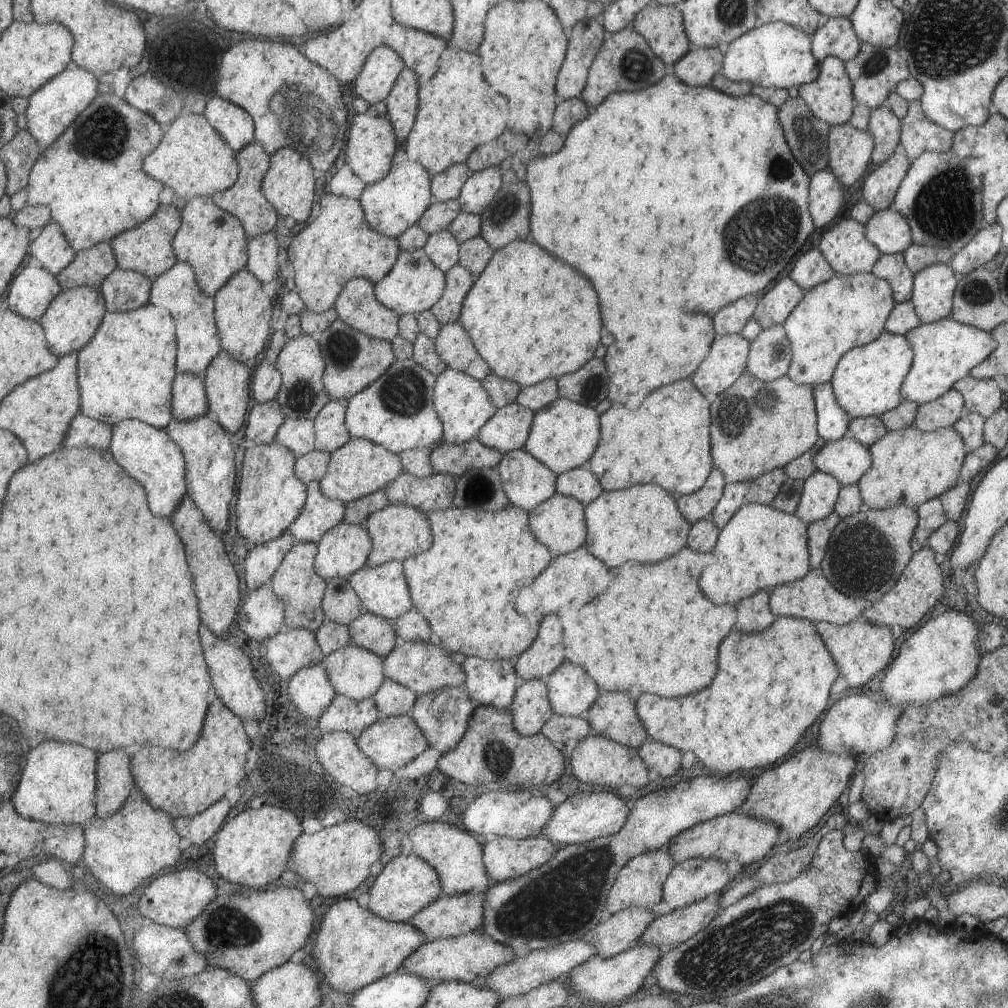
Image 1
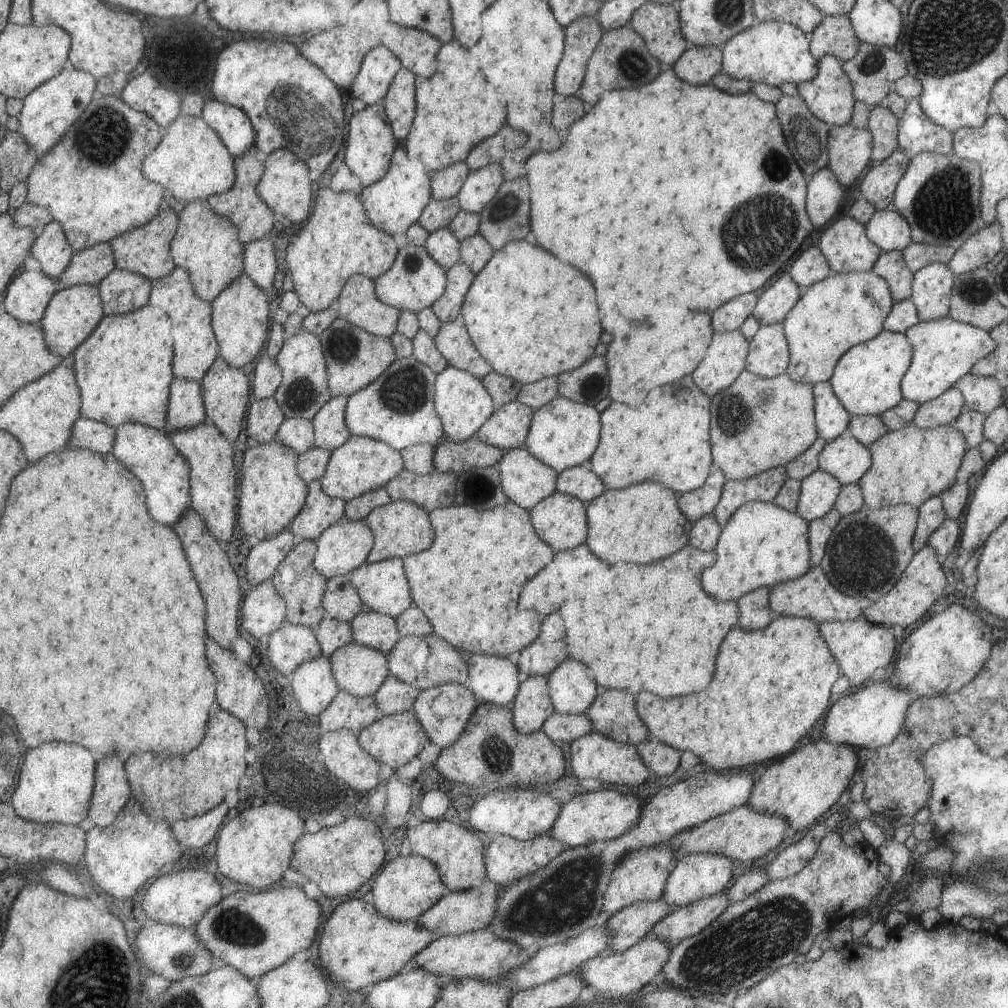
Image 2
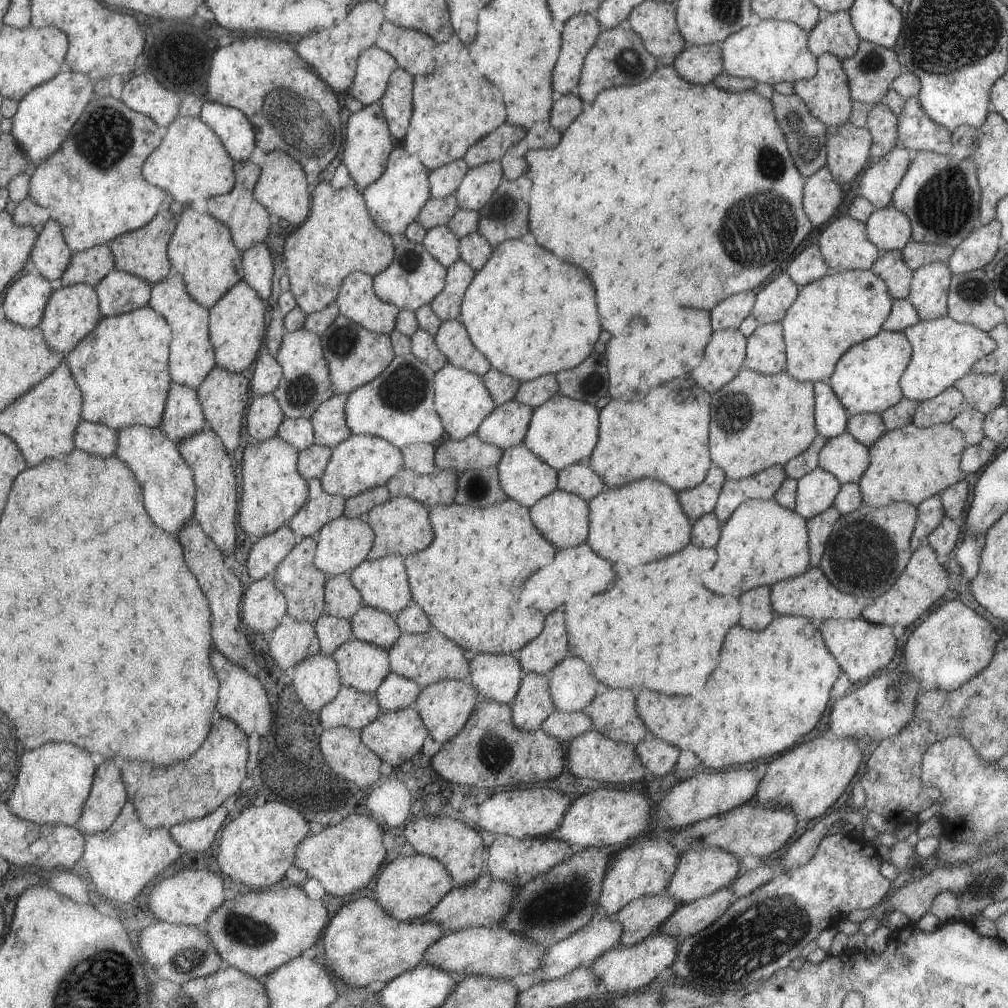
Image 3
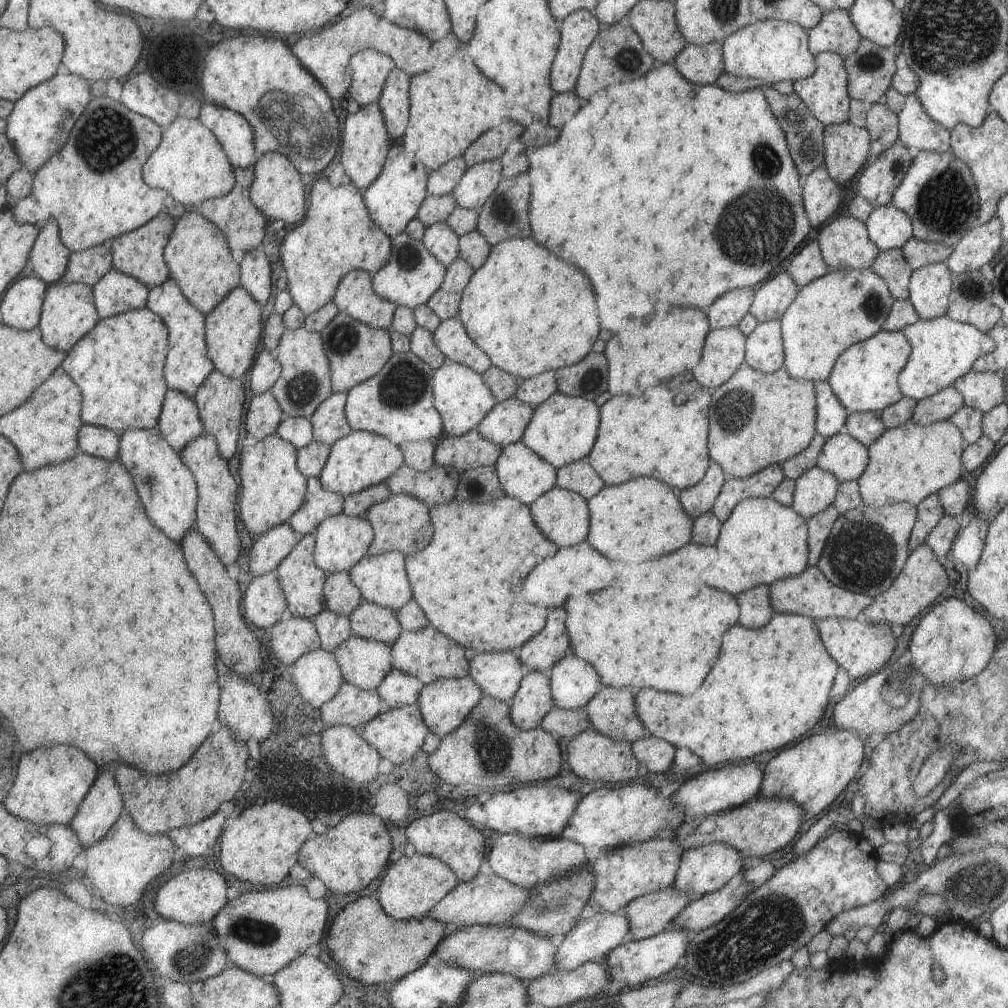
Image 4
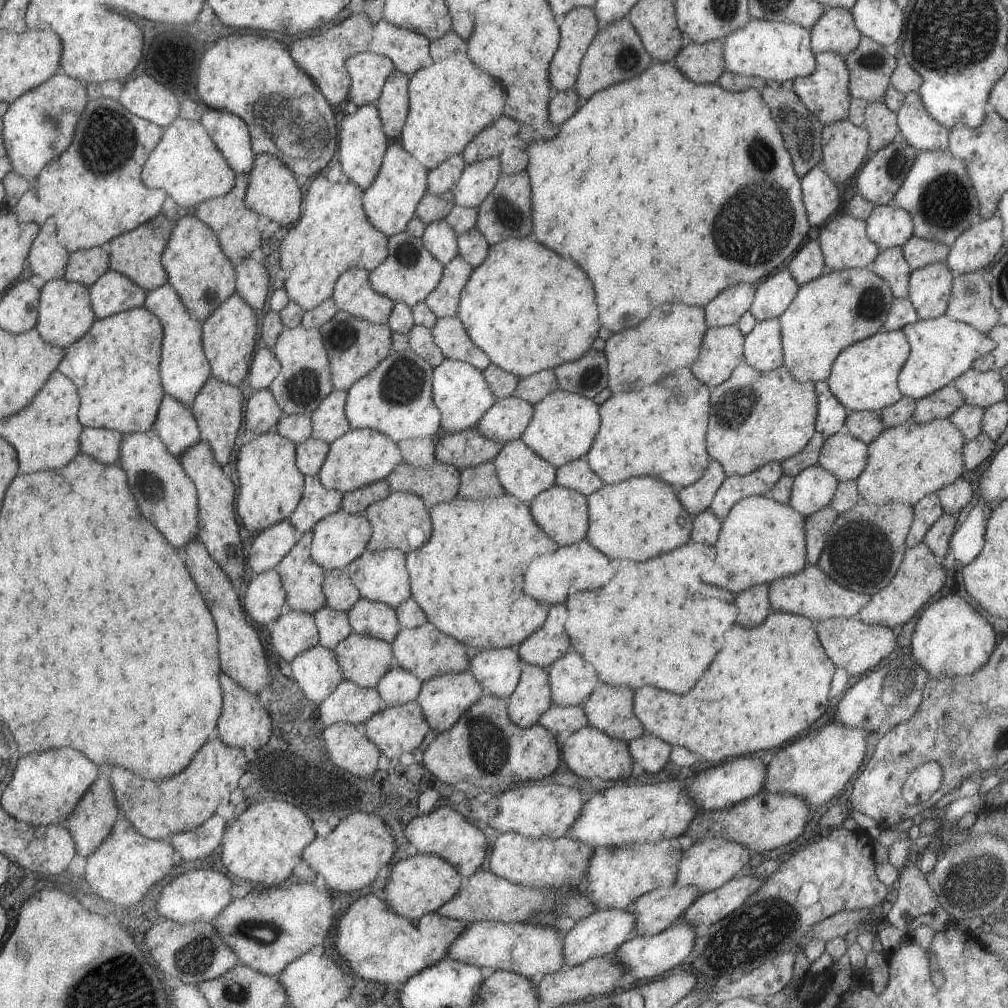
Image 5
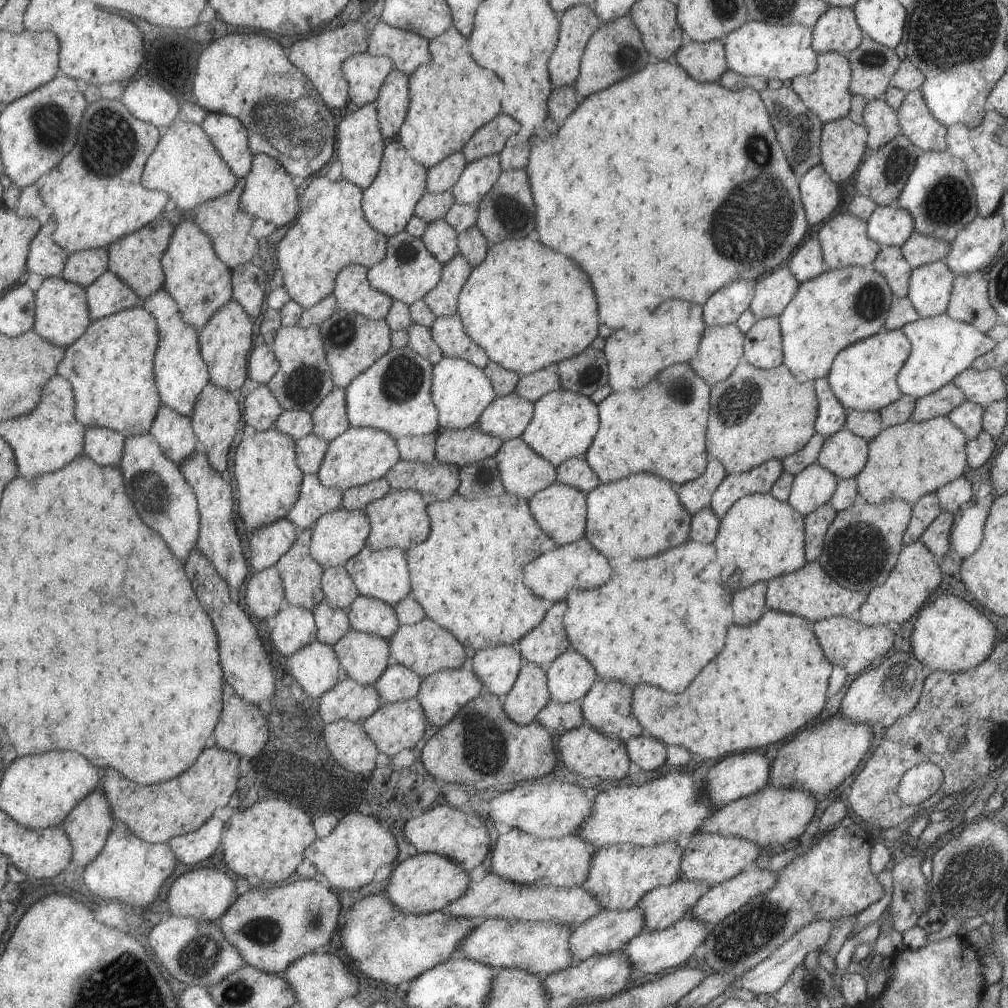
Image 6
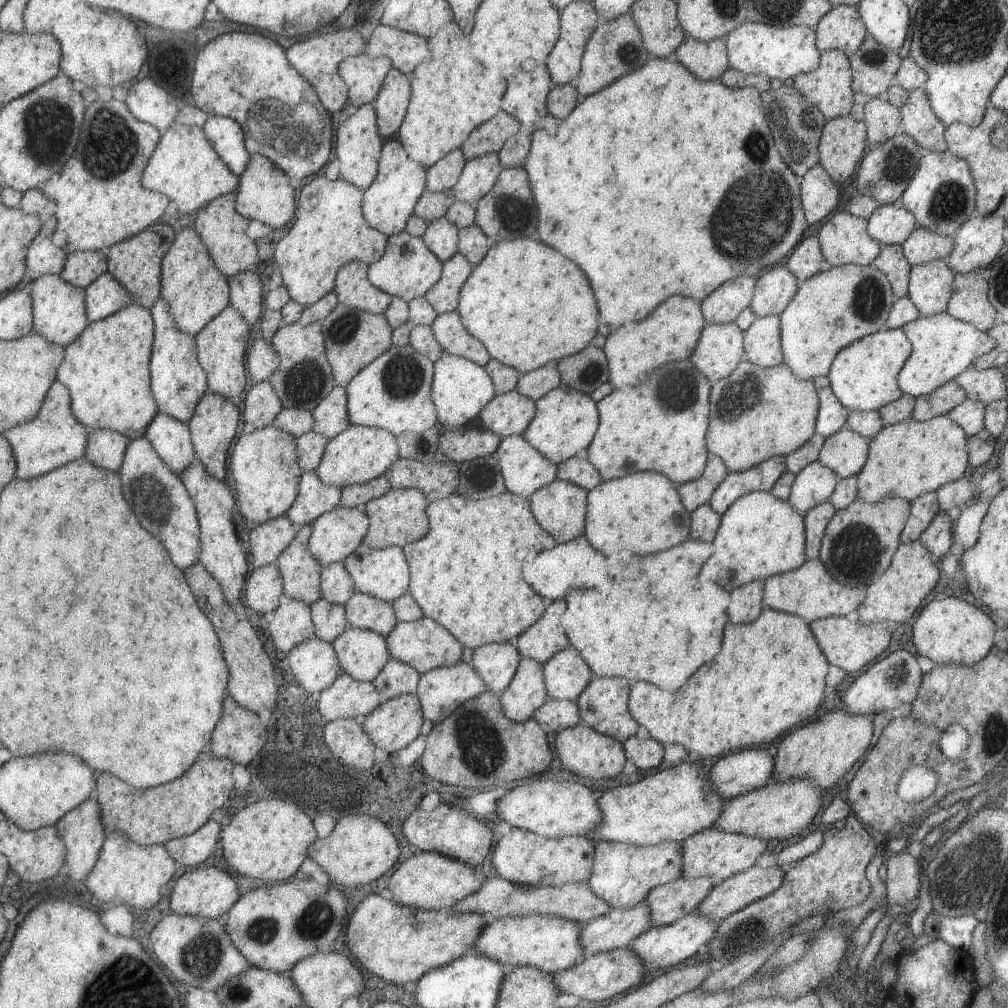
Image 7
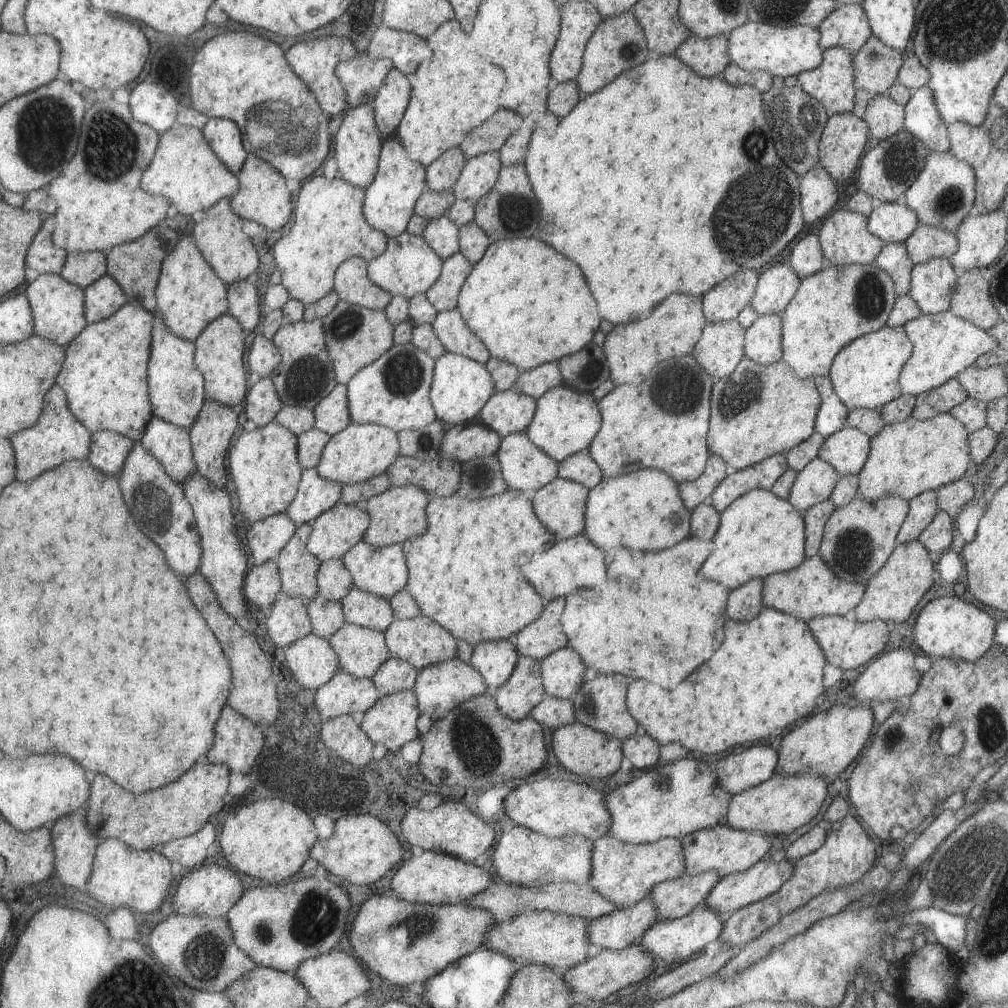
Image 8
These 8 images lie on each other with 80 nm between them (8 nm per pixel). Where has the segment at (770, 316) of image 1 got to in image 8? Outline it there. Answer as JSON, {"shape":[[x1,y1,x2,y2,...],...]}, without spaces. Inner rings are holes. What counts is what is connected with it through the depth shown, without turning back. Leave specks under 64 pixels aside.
{"shape":[[772,262,760,271,749,305,759,315,779,315,795,294,800,280,788,263]]}

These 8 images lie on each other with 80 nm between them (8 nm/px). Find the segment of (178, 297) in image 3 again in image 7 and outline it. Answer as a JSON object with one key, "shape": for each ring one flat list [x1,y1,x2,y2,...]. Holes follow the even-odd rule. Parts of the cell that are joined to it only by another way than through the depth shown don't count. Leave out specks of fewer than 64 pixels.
{"shape":[[161,296,150,308,156,322,156,342,152,354,152,389,160,412,189,422,196,413,200,400,209,390,208,372,201,366,198,340,181,330,172,315,172,306]]}

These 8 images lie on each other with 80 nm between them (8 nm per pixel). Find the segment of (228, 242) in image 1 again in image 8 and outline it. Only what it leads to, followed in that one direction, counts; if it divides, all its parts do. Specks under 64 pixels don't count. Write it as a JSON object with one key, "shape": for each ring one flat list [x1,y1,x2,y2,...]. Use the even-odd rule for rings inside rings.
{"shape":[[194,234,180,238,176,249,164,260,158,282,157,313,161,313,169,328,181,338,196,341,200,334,230,310,228,284,217,274,200,251]]}

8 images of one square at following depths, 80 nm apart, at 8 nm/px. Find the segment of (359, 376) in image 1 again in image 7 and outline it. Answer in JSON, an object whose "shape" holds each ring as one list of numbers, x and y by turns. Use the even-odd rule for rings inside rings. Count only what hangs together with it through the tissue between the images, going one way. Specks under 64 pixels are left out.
{"shape":[[337,303,325,318,319,320,319,326,324,338,326,359,331,367,335,385,340,387,346,387,354,374,392,346,392,328,383,314,372,315]]}

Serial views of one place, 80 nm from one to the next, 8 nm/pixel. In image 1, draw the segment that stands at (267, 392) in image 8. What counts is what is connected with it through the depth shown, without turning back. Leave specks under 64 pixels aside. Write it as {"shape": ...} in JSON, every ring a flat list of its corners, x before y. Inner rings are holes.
{"shape":[[276,400,253,403,245,423,244,438,249,445,270,445,276,440,277,429,285,421,283,411]]}

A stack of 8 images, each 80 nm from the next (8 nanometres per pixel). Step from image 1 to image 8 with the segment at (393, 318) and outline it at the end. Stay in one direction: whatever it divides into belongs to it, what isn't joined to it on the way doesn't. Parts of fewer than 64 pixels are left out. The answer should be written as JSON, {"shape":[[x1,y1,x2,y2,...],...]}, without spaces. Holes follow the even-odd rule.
{"shape":[[361,257,344,260,336,268,333,289,339,301,374,311,384,310,392,296,369,280,367,263]]}

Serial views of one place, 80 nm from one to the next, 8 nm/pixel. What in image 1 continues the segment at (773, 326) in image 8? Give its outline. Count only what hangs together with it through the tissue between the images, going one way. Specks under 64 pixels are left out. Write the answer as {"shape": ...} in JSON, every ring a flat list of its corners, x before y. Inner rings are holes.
{"shape":[[784,326,762,328,750,342,745,372,760,381,772,381,786,374,790,358,790,342]]}

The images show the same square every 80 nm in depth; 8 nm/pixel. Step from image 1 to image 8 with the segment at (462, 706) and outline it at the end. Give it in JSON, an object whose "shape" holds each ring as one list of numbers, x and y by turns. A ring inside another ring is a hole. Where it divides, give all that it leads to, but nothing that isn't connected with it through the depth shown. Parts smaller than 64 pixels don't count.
{"shape":[[459,659,440,662,418,671,412,691,416,694,418,711,431,721,443,718,452,708,471,697,488,692,483,677,469,663]]}

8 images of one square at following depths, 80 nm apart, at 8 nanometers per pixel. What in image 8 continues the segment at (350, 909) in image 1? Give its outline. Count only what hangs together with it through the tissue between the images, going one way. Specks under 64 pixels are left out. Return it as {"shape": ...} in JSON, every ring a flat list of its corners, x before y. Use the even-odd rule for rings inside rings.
{"shape":[[371,896,365,900,355,916,349,922,349,942,354,948,355,957,359,958,369,970,388,980,391,984,406,987,413,982,423,982,458,958,482,948,485,933,495,924,493,915,486,910,470,907,465,903,456,905,422,905,395,898]]}

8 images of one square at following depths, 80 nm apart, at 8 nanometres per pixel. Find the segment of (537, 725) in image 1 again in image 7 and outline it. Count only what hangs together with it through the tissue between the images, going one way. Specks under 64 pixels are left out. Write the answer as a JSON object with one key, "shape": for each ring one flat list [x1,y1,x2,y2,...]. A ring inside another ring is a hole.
{"shape":[[520,657,509,686,498,694,504,715,522,723,546,701,543,667,536,660]]}

